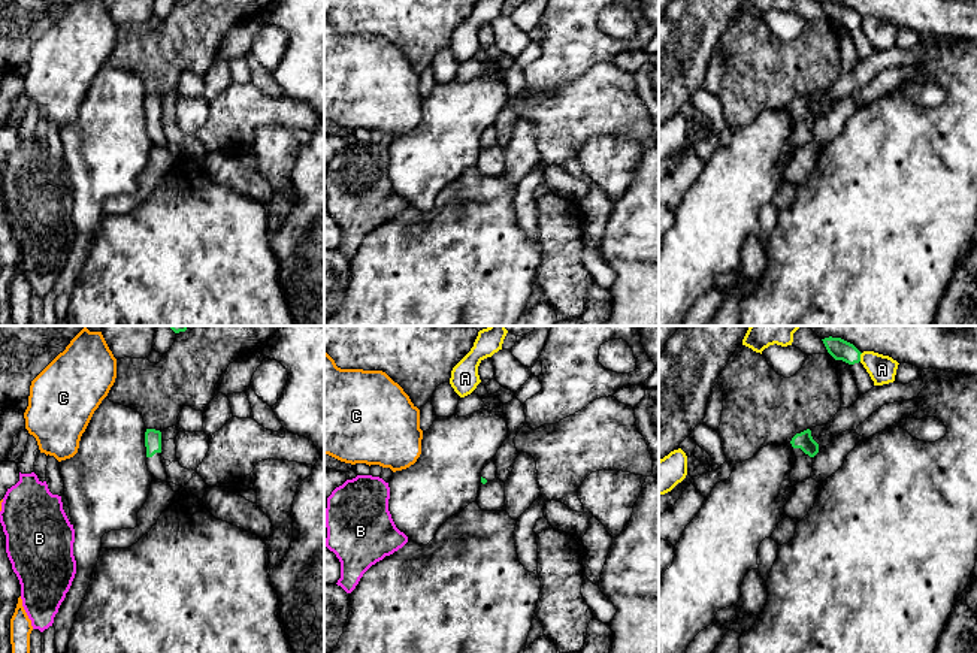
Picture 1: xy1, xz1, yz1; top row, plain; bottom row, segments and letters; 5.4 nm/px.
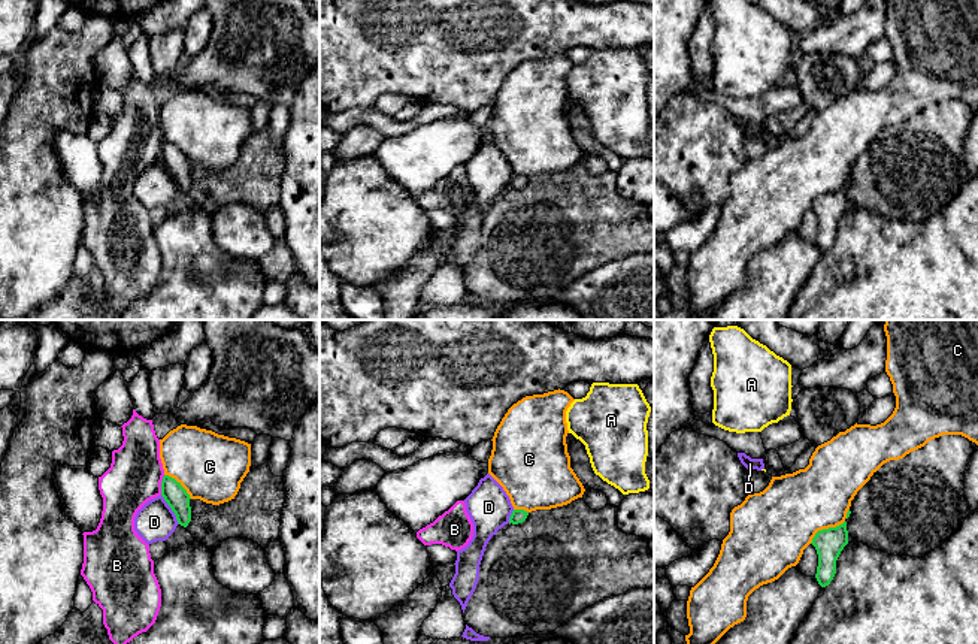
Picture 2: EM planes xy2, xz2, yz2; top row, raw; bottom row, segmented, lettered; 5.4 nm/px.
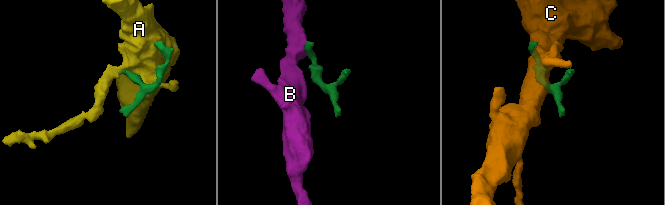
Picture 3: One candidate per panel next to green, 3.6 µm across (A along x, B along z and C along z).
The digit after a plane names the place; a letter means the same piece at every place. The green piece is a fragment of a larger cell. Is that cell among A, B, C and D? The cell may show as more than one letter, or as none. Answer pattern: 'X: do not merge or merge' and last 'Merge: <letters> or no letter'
A: do not merge
B: do not merge
C: do not merge
D: do not merge
Merge: no letter

